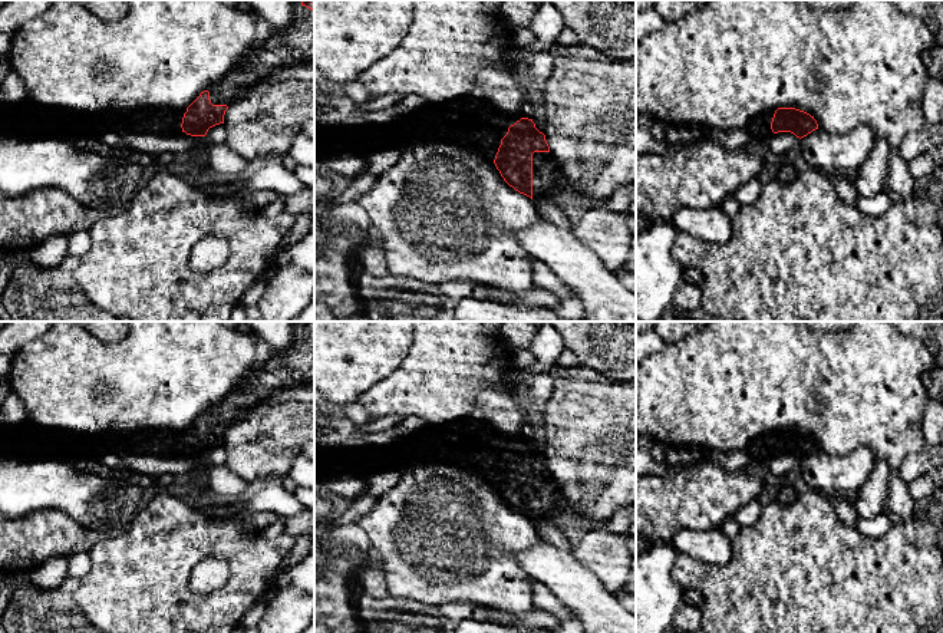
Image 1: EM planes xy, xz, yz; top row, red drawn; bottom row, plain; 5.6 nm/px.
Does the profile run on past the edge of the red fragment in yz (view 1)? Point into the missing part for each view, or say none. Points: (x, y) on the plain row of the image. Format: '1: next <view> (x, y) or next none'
1: next yz (758, 448)

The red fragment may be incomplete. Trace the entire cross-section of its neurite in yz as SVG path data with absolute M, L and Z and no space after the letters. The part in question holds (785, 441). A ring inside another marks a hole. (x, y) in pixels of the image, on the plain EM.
M769 429L754 436L743 451L751 461L766 466L778 454L791 454L801 461L818 451L818 445L814 438L795 429Z

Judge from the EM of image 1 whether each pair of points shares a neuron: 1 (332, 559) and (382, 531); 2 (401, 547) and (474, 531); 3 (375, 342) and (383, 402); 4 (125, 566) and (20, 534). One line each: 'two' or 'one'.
1: two
2: one
3: two
4: two

